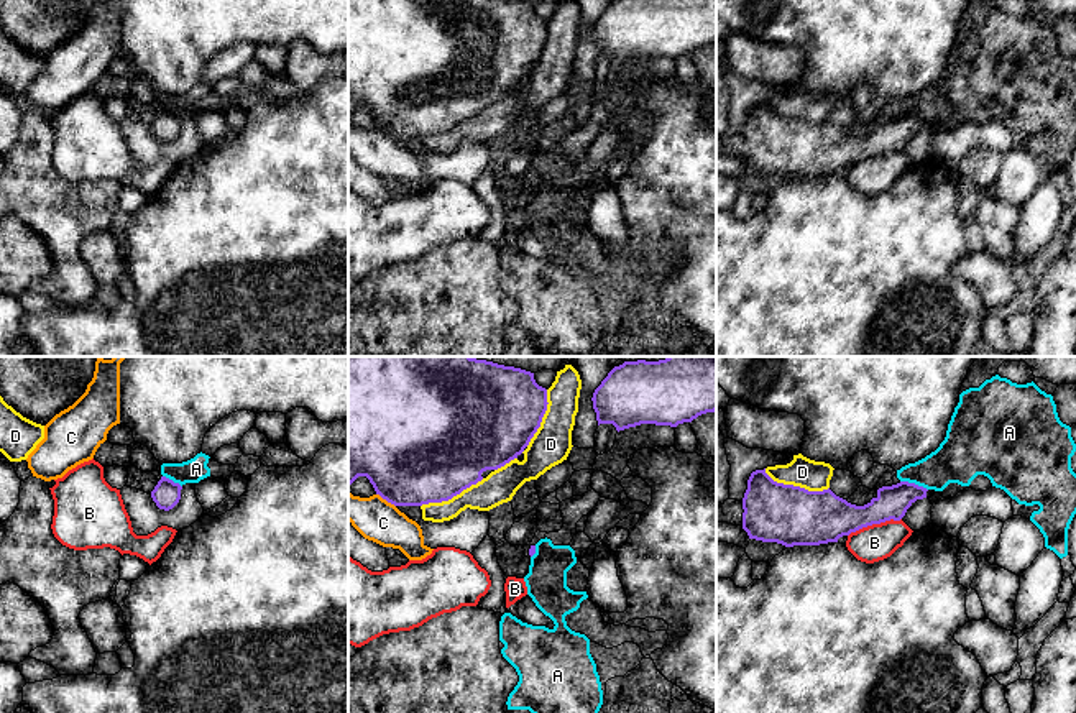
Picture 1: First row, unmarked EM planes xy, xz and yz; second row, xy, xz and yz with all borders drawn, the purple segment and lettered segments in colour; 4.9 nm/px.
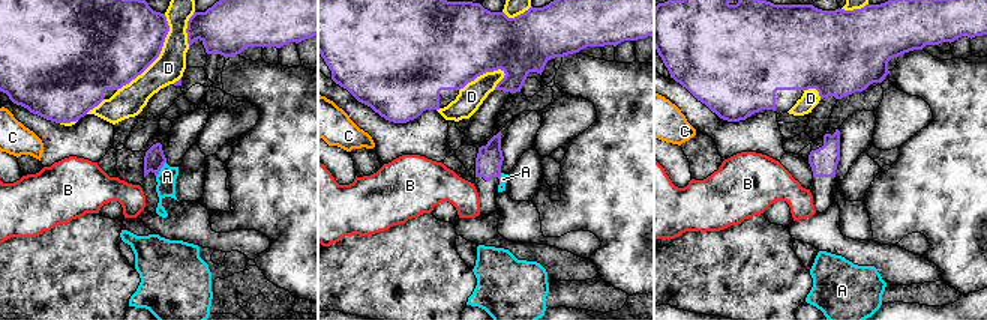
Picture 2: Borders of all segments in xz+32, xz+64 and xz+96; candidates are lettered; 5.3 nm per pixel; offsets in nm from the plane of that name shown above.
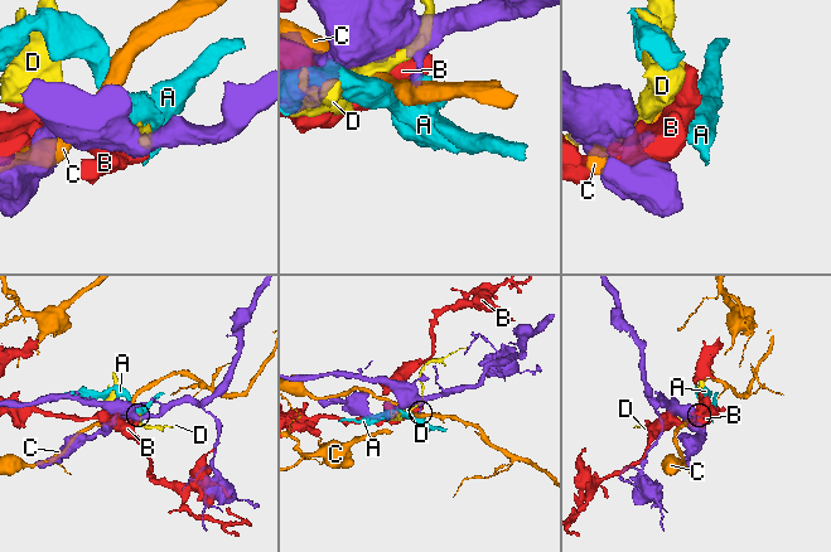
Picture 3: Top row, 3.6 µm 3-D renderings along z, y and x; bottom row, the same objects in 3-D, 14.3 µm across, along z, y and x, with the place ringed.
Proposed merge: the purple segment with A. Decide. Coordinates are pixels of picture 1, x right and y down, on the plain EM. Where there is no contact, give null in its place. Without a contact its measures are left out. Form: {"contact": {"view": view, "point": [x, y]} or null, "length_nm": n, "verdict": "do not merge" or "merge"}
{"contact": {"view": "yz", "point": [914, 115]}, "length_nm": 140, "verdict": "do not merge"}

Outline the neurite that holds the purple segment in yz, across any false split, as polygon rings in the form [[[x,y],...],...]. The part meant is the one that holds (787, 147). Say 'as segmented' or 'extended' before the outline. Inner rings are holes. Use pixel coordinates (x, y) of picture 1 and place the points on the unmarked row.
extended; [[[756,102],[747,112],[747,122],[743,130],[743,161],[749,171],[762,174],[777,174],[785,179],[820,177],[838,174],[862,159],[885,153],[900,153],[907,141],[917,133],[928,130],[933,135],[943,130],[943,123],[927,122],[915,115],[900,113],[877,122],[877,128],[864,138],[856,138],[836,128],[830,120],[823,123],[808,123],[800,118],[774,113],[764,102]]]

